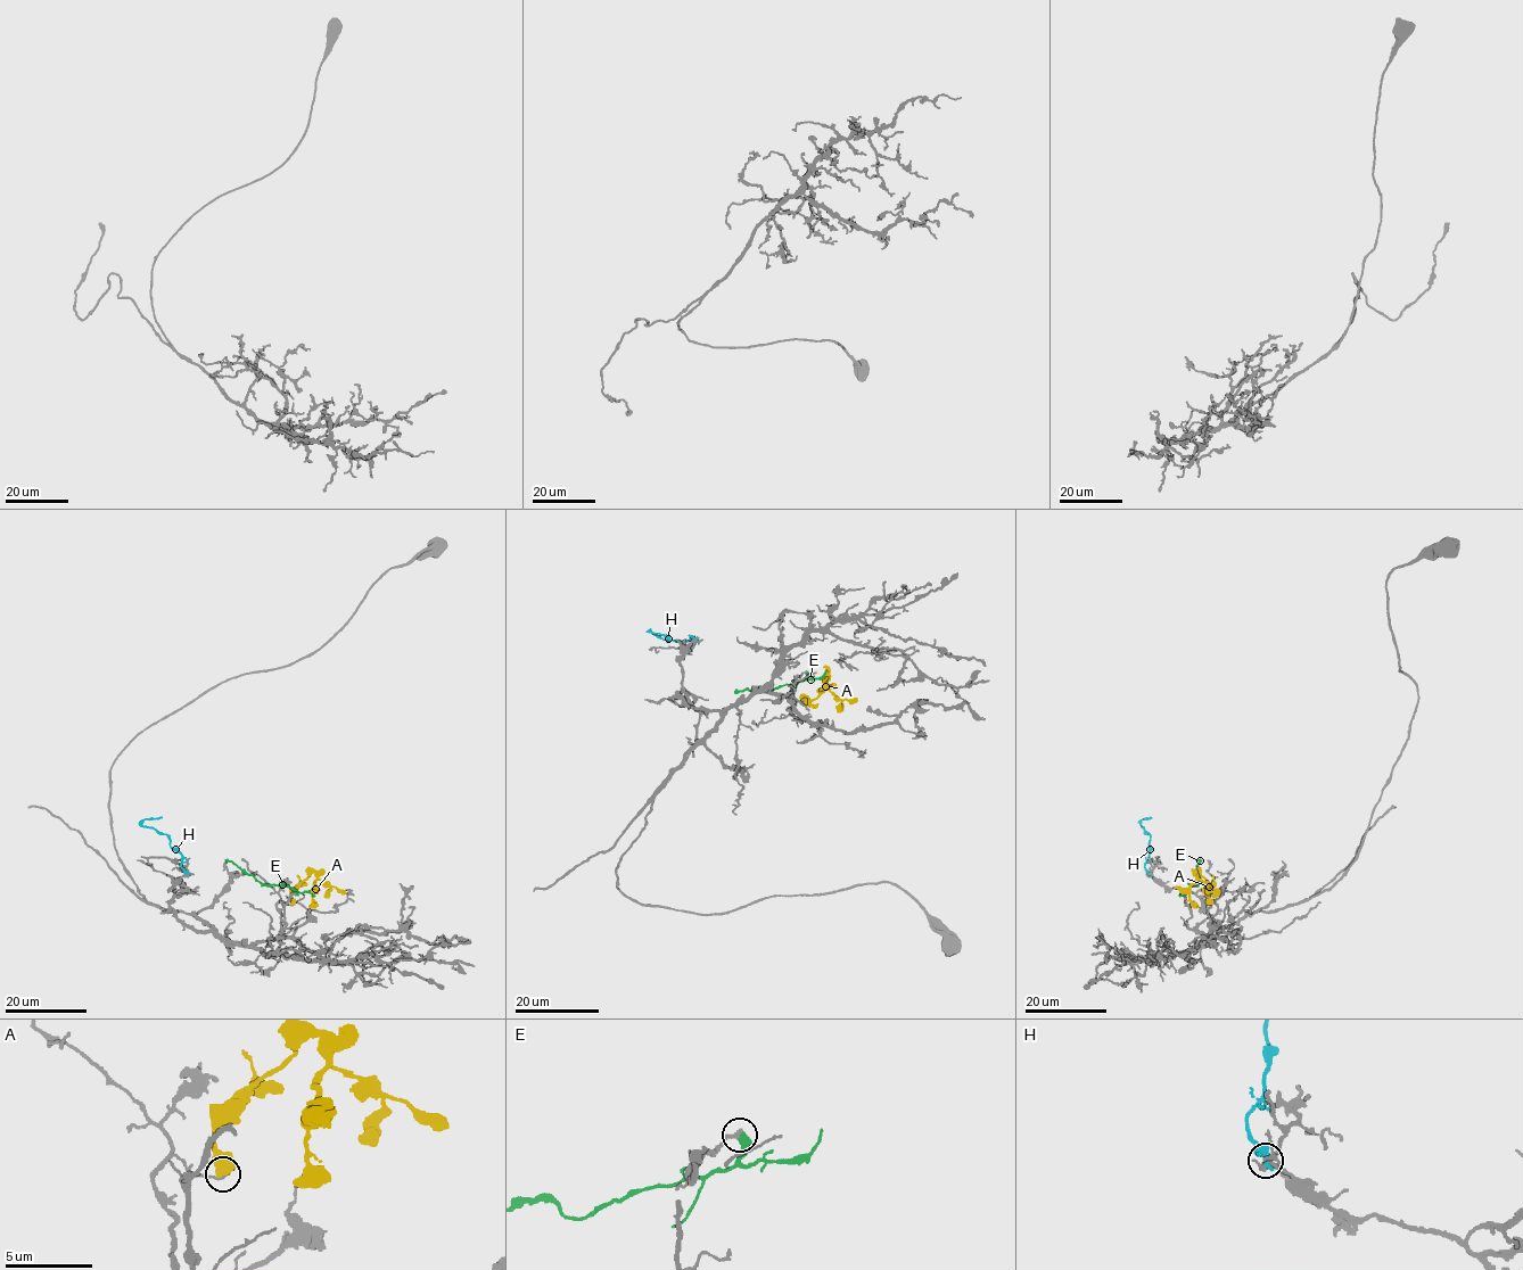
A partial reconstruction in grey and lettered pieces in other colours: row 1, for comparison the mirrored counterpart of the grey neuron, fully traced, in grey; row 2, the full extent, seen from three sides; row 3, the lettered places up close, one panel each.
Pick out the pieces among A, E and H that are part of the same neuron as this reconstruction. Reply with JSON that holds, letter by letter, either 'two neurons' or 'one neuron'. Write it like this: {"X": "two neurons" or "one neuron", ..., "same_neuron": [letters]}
{"A": "two neurons", "E": "one neuron", "H": "two neurons", "same_neuron": ["E"]}

